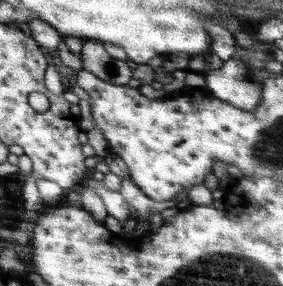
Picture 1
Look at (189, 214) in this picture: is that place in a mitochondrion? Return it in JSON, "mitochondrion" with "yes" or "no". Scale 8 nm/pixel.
{"mitochondrion":"no"}

